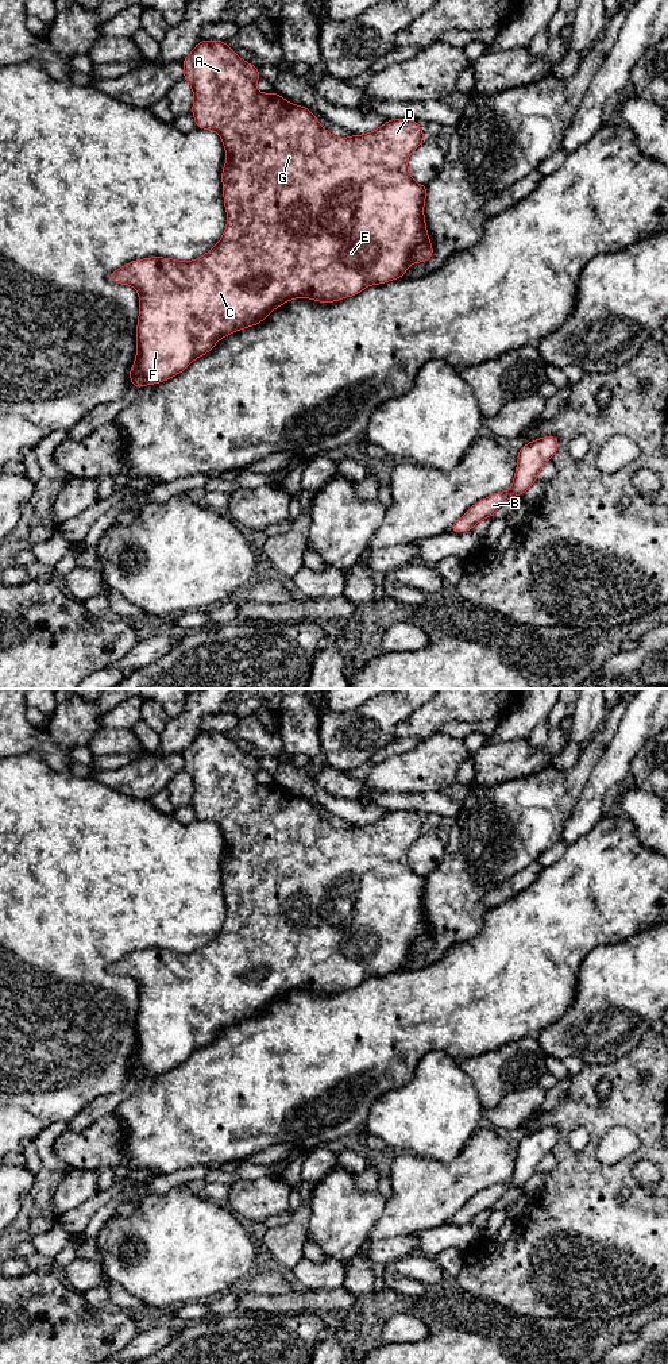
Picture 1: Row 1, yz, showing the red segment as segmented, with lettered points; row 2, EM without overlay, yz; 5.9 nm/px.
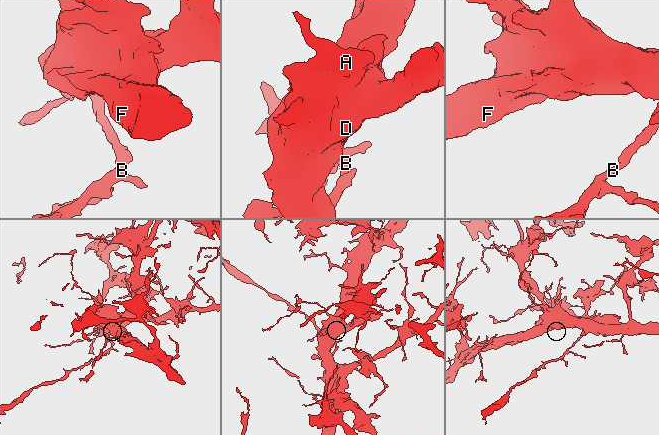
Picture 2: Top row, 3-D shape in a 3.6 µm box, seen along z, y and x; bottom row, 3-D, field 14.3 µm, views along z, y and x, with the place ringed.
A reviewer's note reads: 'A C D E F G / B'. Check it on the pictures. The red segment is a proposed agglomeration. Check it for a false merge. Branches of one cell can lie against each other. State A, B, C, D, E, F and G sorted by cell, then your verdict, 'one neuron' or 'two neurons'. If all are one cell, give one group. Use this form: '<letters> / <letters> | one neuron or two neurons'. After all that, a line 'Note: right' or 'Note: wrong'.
A B C D E F G | one neuron
Note: wrong

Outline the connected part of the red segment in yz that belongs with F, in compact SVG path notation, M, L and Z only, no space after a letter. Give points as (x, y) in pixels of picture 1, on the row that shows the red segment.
M201 39L182 61L182 66L184 80L189 82L194 96L192 115L196 120L196 127L217 132L225 149L227 161L221 172L221 181L228 220L221 239L212 250L197 259L188 262L163 257L135 259L108 274L109 281L134 286L139 294L140 305L136 327L138 351L130 370L130 381L136 389L167 381L182 373L196 358L212 351L221 338L259 324L266 320L277 307L293 298L312 298L318 303L339 301L356 296L370 285L398 280L405 276L410 263L428 262L433 257L433 246L429 240L424 216L428 186L417 184L408 169L409 155L425 140L420 123L410 119L389 119L379 128L368 134L352 134L344 139L336 138L318 123L317 117L306 107L291 104L275 92L258 92L255 84L260 78L259 69L242 59L227 42L217 39Z

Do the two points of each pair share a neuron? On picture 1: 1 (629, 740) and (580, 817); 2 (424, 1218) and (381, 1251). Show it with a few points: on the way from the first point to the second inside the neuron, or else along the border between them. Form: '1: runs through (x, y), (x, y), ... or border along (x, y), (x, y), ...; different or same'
1: runs through (616, 759), (614, 766), (601, 779), (591, 798); same
2: border along (408, 1235), (370, 1240); different

